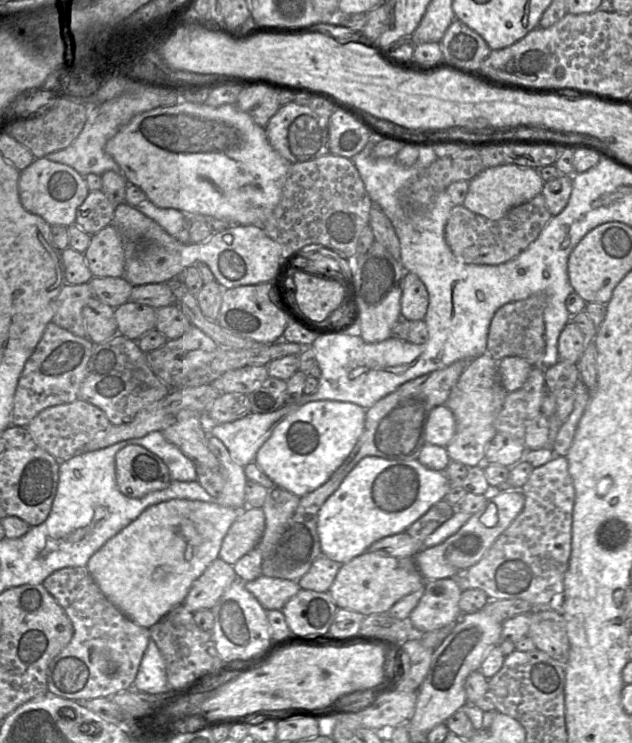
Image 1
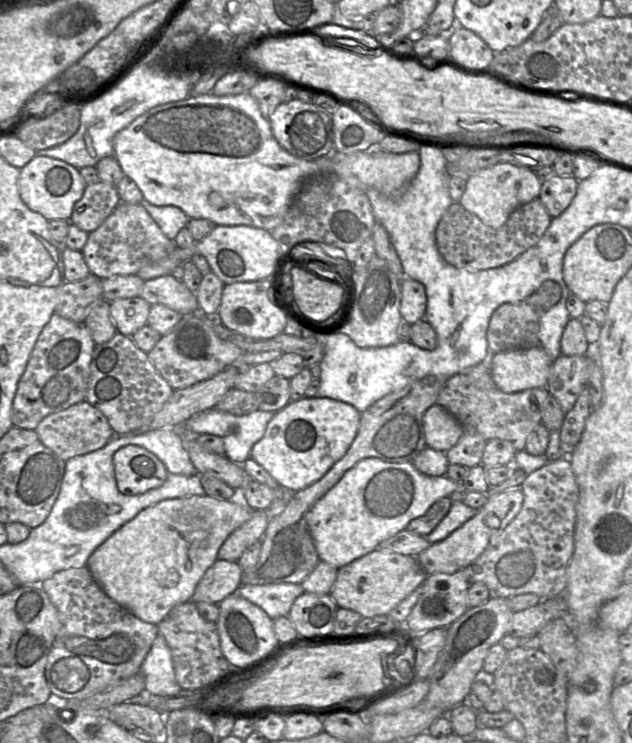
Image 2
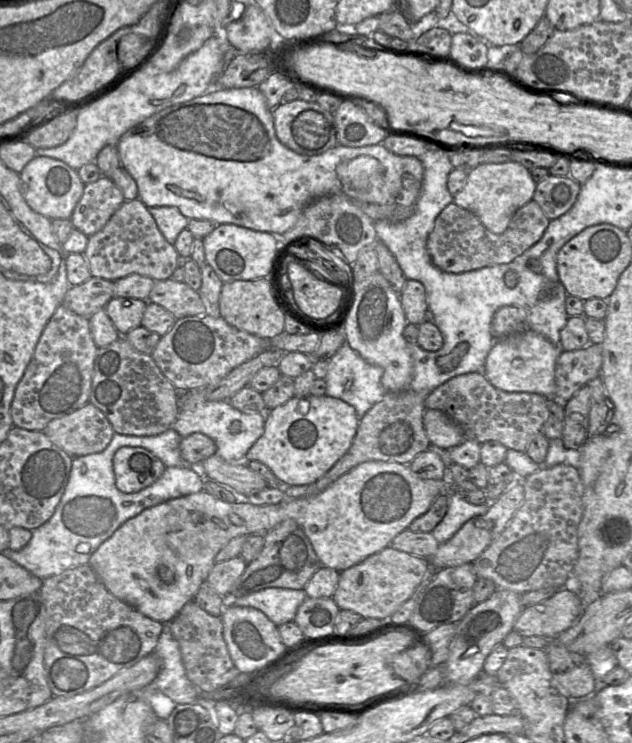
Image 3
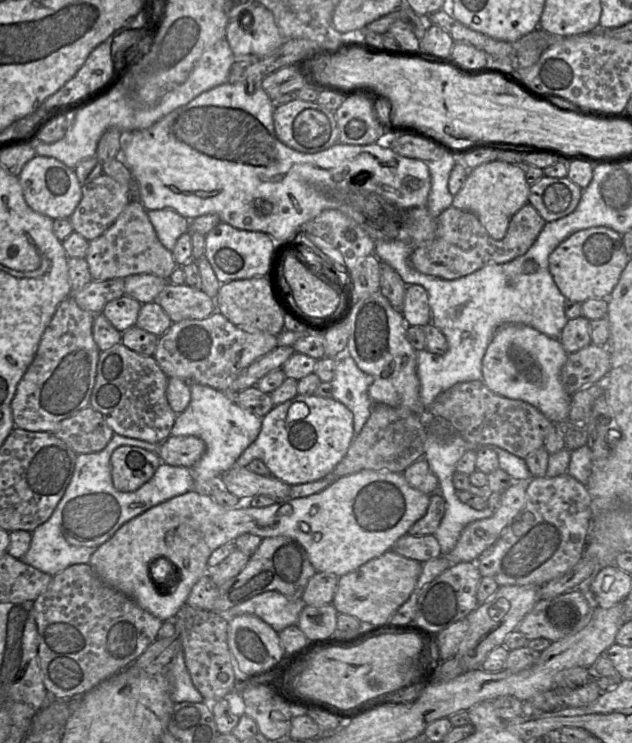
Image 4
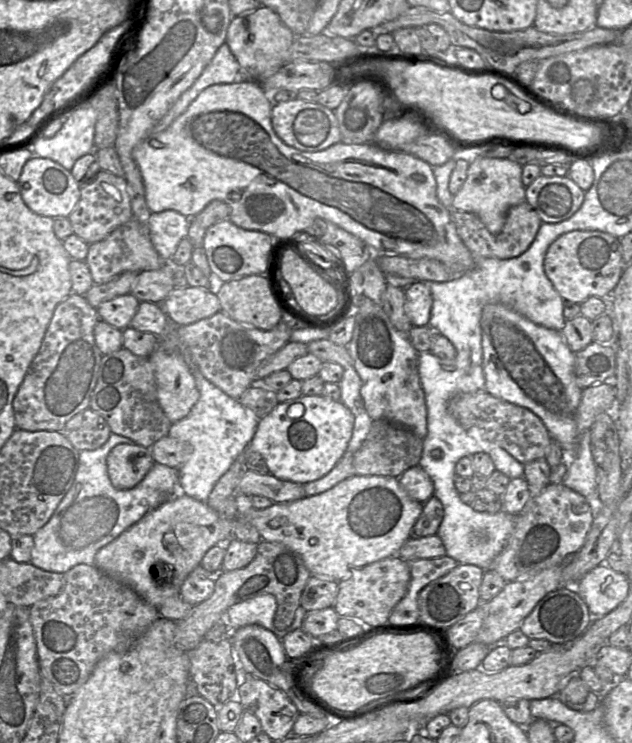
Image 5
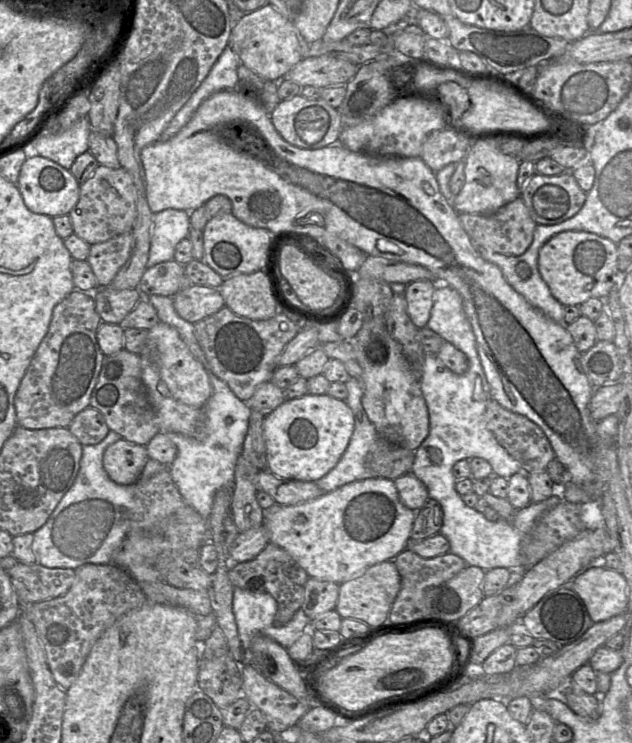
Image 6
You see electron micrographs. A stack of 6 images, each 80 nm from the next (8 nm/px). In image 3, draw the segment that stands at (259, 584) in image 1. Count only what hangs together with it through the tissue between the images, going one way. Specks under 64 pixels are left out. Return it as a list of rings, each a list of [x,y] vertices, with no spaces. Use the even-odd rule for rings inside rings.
[[[266,588],[241,598],[224,598],[225,606],[251,607],[261,611],[276,626],[293,622],[298,608],[306,600],[305,590],[292,590],[282,588]]]

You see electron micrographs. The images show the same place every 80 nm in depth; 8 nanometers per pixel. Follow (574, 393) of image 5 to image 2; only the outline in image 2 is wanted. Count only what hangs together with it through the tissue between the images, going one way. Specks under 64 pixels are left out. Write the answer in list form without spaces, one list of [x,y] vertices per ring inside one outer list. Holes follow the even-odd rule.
[[[541,346],[498,352],[488,361],[495,387],[504,393],[546,387],[553,362]]]

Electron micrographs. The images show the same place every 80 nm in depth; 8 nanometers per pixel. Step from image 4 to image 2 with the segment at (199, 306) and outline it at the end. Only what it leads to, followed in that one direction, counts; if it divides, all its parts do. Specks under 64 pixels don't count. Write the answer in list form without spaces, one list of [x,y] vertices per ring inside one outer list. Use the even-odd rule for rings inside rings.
[[[172,275],[145,281],[139,297],[150,305],[164,305],[182,317],[200,313],[196,295]]]

